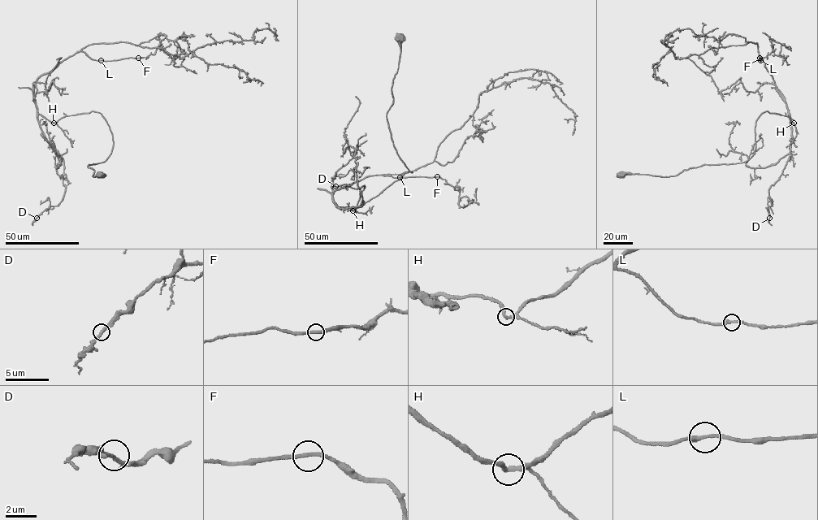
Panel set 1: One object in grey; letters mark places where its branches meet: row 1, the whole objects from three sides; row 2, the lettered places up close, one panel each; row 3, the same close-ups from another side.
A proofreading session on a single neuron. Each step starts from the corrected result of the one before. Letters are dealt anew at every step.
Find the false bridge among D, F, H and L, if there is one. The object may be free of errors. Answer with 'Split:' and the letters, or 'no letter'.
Split: no letter

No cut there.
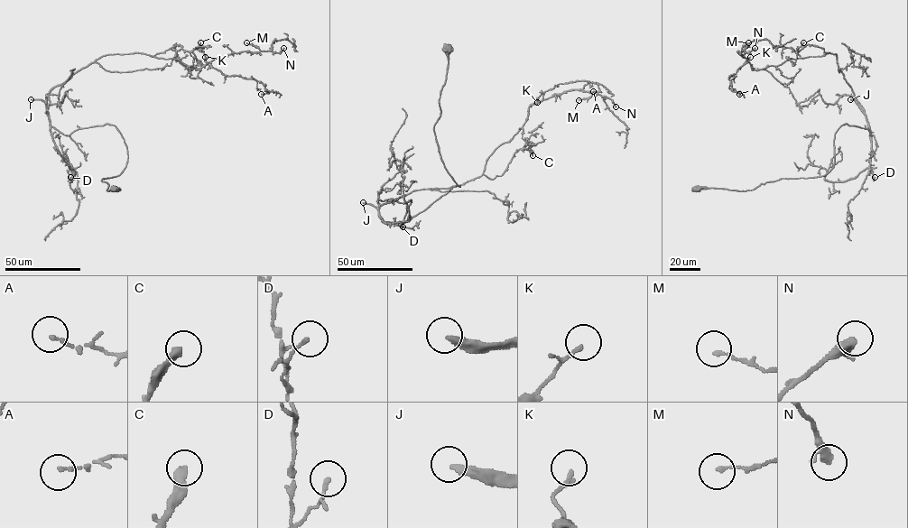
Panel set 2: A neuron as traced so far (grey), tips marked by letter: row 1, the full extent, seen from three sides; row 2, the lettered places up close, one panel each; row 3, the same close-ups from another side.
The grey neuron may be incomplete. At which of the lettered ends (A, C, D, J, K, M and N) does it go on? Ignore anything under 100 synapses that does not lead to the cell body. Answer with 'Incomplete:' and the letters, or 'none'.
Incomplete: J

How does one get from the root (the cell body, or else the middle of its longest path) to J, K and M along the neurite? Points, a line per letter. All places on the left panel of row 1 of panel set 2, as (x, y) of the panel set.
J: (115, 189), (101, 180), (126, 166), (116, 127), (64, 134), (50, 125), (45, 103), (31, 99)
K: (115, 189), (101, 180), (125, 167), (119, 131), (63, 134), (48, 93), (106, 55), (197, 69), (205, 57)
M: (115, 189), (119, 131), (63, 134), (48, 93), (106, 55), (198, 69), (261, 50), (246, 42)

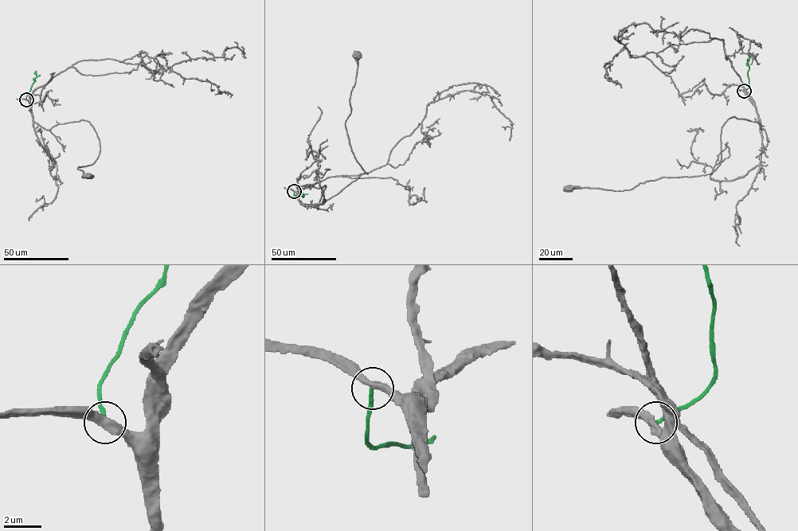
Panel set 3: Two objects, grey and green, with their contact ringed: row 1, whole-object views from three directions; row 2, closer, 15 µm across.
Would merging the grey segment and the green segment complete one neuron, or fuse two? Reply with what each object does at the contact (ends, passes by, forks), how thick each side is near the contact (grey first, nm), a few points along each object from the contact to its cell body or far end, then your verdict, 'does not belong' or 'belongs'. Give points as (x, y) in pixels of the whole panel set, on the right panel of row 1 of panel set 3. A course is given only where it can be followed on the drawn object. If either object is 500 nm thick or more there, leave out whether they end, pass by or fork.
grey passes by; green ends there; 400 nm thick on the grey side, 180 nm on the other; grey runs (743, 91), (764, 129), (729, 119), (721, 163), (709, 173), (663, 177), (623, 190), (569, 189); green runs (744, 91), (749, 87), (747, 62), (751, 53); does not belong

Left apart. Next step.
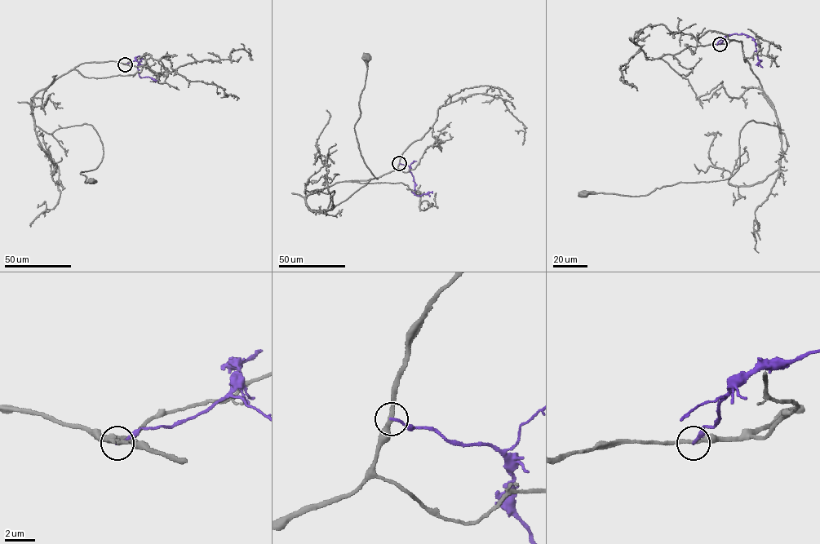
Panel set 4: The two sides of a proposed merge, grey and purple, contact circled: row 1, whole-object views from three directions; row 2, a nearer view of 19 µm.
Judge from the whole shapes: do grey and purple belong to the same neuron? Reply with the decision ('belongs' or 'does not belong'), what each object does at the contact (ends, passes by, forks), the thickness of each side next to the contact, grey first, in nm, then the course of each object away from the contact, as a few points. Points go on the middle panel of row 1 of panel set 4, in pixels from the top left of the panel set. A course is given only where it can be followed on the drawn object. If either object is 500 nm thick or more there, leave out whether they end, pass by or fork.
does not belong; grey passes by; purple ends there; 280 nm thick on the grey side, 170 nm on the other; grey runs (399, 163), (379, 177), (326, 187), (306, 204), (325, 213), (378, 179), (354, 129), (366, 58); purple runs (399, 163), (408, 165), (410, 169), (414, 183), (412, 192), (419, 196), (432, 193)

